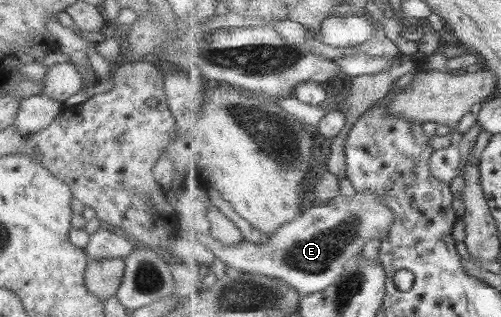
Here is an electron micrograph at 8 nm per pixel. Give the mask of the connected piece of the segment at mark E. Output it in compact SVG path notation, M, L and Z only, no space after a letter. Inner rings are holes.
M360 194L334 198L328 205L308 207L304 215L296 217L269 235L265 243L244 241L224 244L216 241L214 254L222 268L232 267L246 273L265 274L280 278L305 296L324 292L344 275L346 266L364 252L364 246L374 240L386 241L396 221L396 212L382 204L378 194Z

